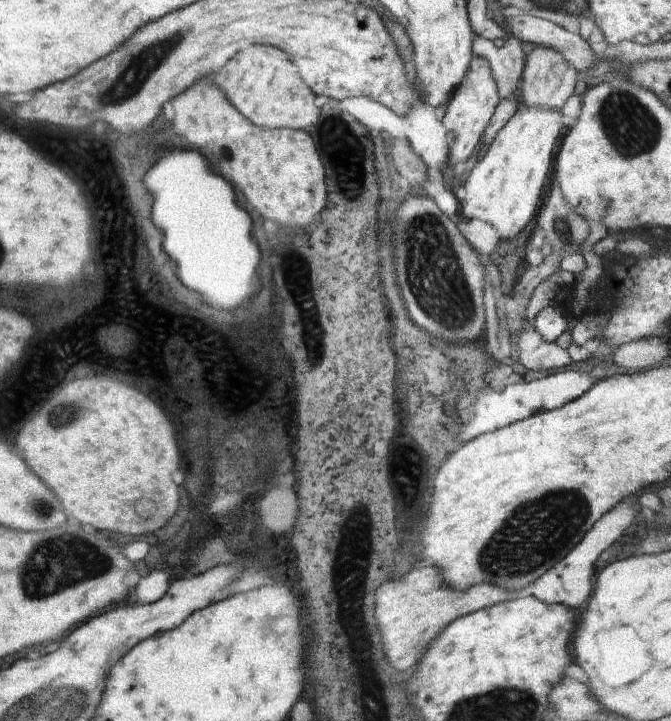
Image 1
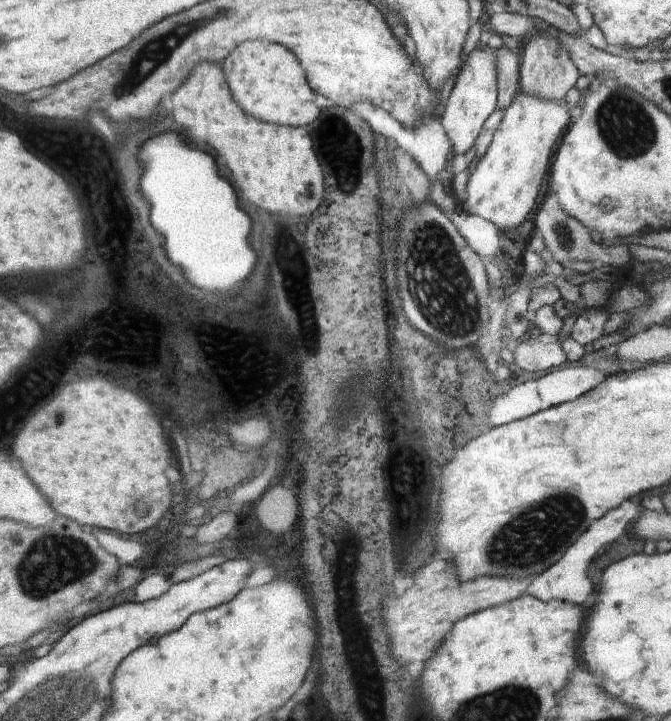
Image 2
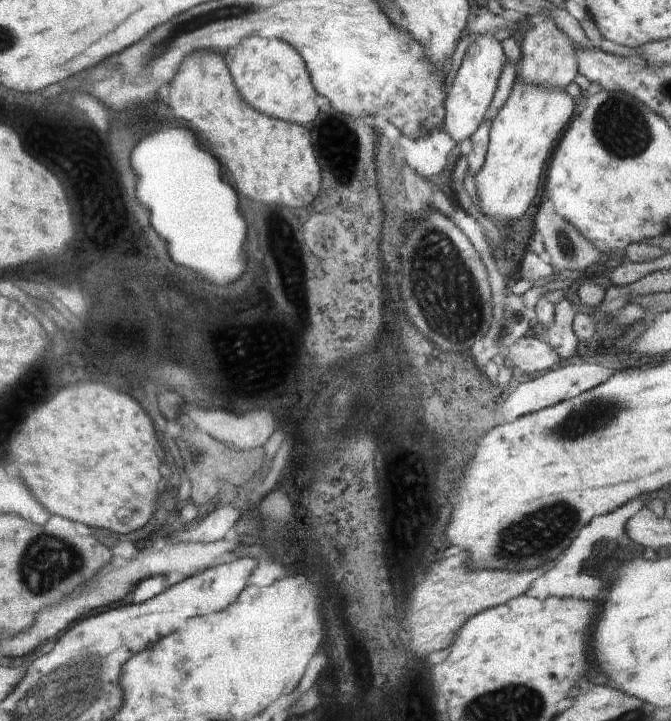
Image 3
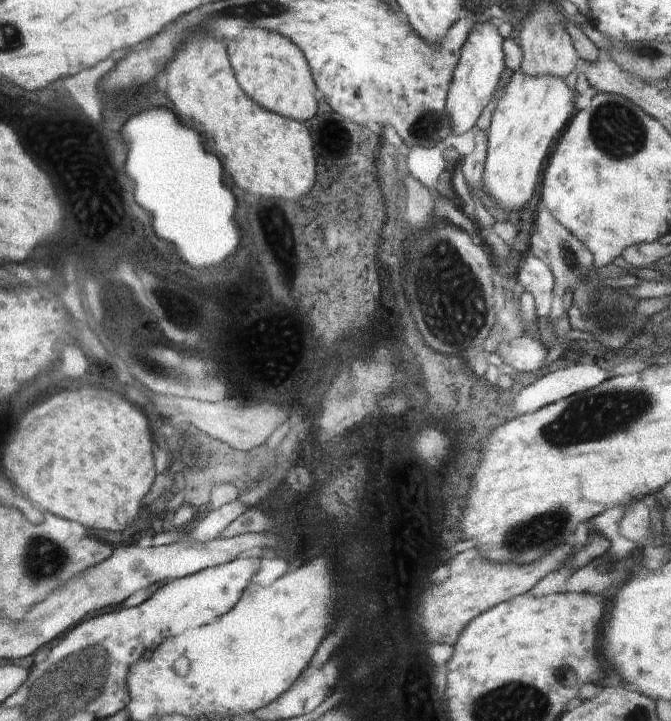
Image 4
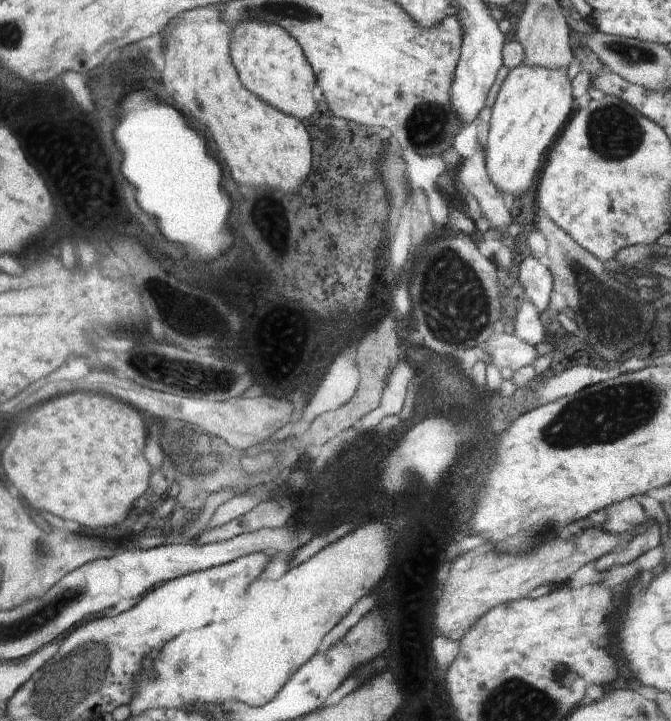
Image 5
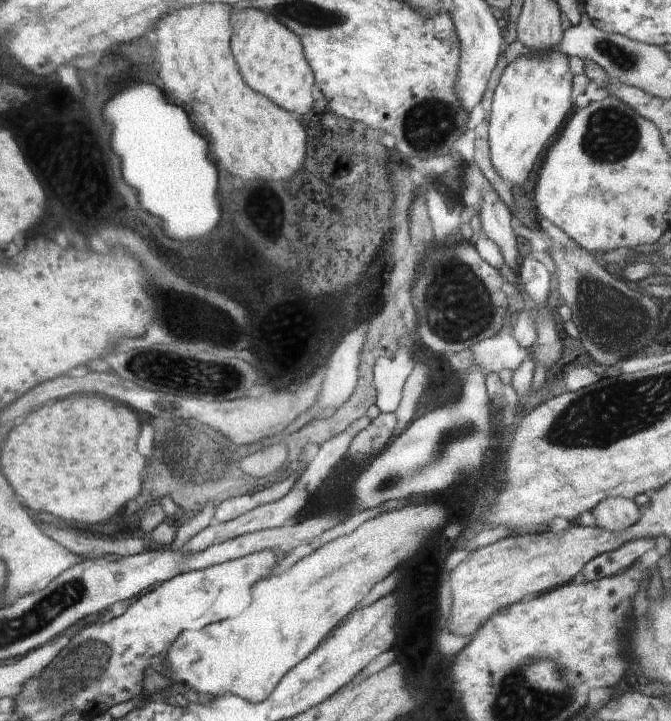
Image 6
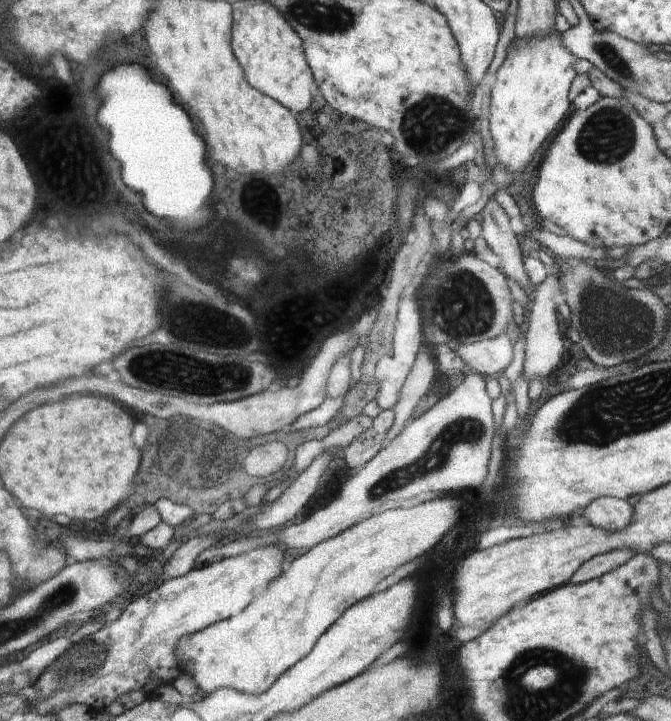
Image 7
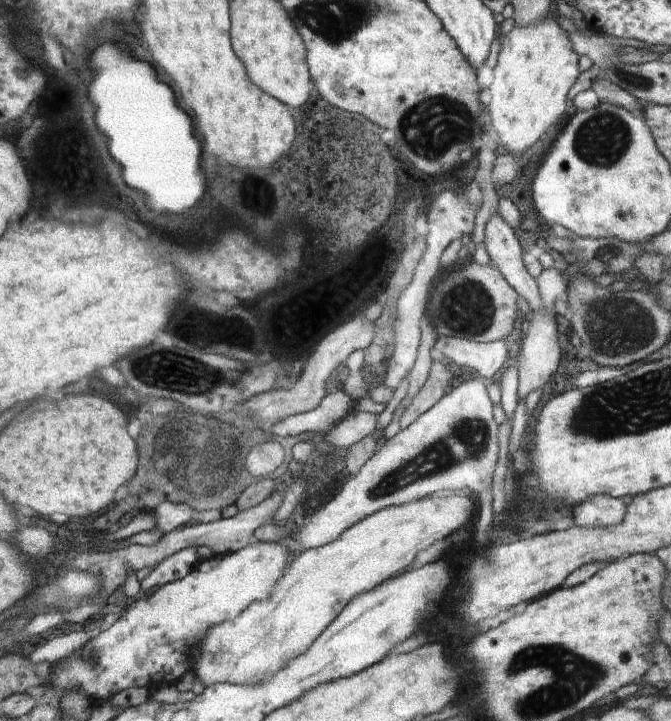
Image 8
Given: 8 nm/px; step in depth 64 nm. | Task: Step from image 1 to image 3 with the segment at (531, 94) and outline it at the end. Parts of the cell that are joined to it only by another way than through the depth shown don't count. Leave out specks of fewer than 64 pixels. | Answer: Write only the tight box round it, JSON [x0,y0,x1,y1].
[518,17,578,89]

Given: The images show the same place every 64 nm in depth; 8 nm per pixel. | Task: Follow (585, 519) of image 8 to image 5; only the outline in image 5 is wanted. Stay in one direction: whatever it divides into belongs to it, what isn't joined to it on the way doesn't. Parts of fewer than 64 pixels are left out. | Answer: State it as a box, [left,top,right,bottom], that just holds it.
[603,497,648,534]

